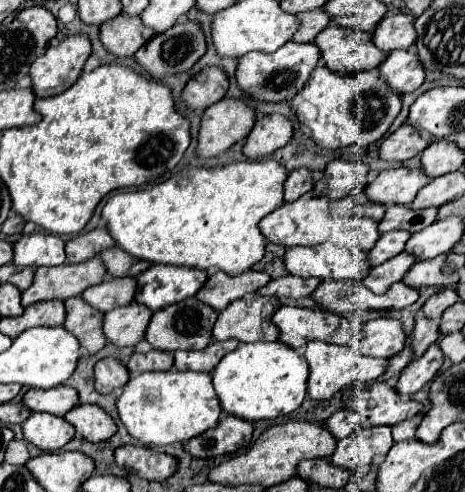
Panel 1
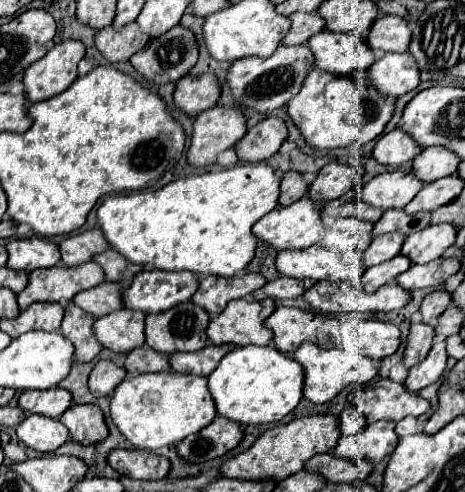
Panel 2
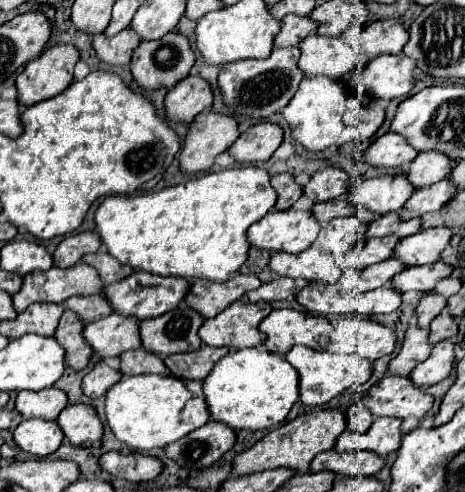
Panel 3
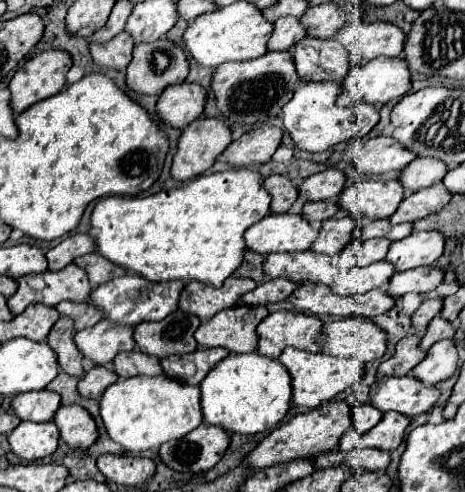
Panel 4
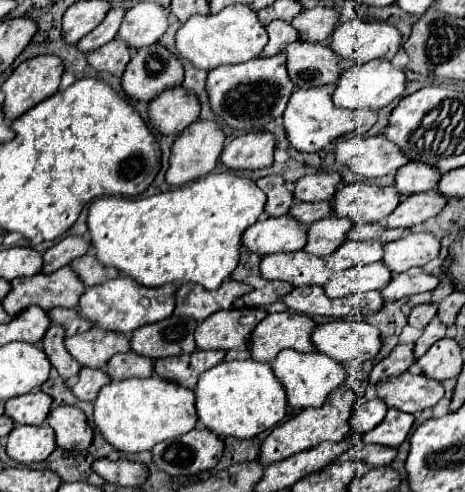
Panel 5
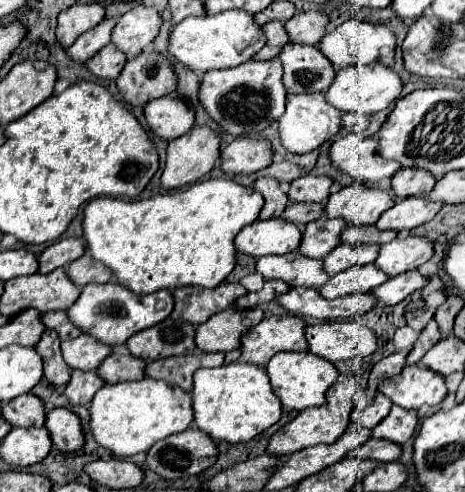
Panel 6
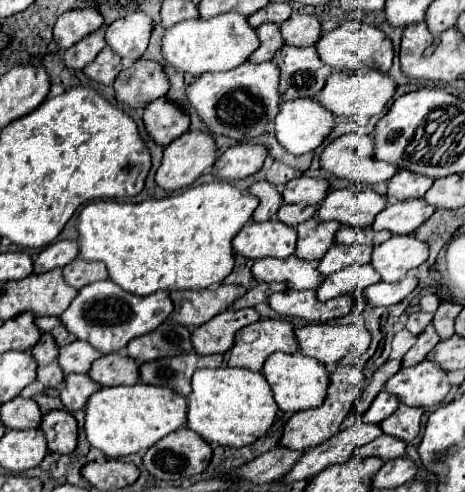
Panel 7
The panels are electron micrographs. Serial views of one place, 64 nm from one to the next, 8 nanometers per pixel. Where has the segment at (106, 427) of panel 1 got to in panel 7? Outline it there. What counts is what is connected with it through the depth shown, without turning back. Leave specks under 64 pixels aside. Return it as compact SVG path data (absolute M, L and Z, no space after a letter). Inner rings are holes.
M50 410L44 414L40 430L46 436L48 450L58 454L70 454L76 448L76 420L66 410Z

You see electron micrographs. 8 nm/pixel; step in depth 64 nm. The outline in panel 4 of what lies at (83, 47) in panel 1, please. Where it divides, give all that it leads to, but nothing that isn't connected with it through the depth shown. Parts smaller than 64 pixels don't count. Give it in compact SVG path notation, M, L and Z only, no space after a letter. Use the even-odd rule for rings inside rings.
M46 50L20 66L8 84L10 108L14 114L60 92L70 66L70 56L60 50Z

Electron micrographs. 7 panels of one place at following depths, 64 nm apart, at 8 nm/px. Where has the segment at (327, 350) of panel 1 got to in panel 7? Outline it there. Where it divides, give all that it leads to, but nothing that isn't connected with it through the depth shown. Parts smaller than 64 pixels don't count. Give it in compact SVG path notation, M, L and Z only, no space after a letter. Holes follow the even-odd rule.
M300 352L296 354L272 354L268 356L268 360L264 362L262 374L266 376L272 392L274 392L274 400L278 404L280 410L284 412L298 412L298 410L308 410L308 408L316 408L324 402L326 398L326 388L328 388L328 370L324 364L320 364L318 360L306 358Z

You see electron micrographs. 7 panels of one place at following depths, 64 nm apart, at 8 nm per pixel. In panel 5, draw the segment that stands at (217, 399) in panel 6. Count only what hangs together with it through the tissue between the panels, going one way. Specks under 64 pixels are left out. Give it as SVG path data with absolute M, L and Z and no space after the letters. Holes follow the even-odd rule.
M250 358L222 362L200 374L194 392L198 422L220 438L252 438L278 424L286 414L284 388L272 374L268 362L256 362Z

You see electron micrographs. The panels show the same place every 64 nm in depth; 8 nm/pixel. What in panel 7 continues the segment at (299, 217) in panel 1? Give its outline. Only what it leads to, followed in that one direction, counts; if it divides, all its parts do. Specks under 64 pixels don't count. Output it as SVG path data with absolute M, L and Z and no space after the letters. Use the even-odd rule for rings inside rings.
M248 222L232 240L232 248L246 258L290 256L296 248L296 230L282 222Z

